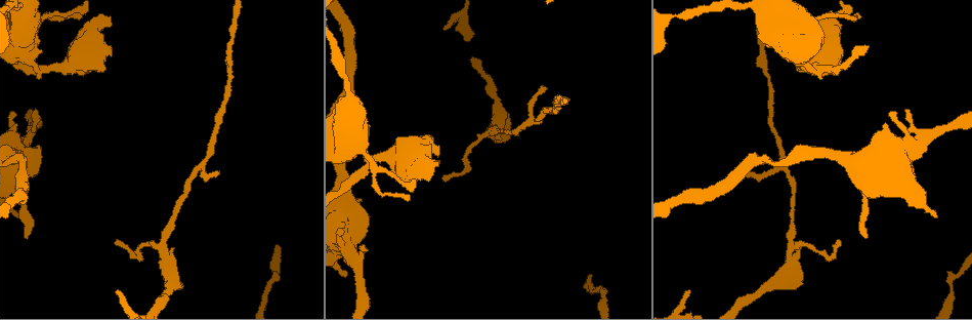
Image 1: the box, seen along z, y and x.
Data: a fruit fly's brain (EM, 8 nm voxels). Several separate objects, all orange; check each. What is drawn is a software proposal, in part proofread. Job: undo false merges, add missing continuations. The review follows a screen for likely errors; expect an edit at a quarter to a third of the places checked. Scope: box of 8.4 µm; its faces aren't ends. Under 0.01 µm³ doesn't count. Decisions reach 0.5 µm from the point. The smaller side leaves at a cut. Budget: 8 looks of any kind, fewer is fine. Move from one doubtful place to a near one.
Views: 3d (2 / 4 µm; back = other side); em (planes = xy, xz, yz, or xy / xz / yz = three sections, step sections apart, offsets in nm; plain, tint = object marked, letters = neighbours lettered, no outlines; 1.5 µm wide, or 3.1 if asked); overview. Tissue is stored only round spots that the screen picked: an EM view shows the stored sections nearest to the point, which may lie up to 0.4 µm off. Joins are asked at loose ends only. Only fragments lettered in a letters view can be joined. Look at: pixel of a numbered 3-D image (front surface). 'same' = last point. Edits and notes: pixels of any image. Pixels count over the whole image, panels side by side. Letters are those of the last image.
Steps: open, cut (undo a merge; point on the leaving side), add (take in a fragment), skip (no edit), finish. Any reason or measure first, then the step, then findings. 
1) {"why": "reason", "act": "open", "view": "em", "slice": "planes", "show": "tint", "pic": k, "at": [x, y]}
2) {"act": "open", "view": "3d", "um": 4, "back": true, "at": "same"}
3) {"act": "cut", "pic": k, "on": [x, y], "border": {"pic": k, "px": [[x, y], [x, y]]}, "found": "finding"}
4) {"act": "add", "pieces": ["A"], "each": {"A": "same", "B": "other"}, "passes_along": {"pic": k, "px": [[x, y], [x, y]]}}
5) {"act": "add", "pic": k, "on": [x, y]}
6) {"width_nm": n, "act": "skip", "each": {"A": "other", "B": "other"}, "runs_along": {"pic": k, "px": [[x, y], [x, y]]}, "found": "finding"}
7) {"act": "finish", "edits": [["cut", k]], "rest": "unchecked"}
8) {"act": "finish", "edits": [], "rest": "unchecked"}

{"act": "open", "view": "3d", "um": 4, "pic": 1, "at": [866, 186]}

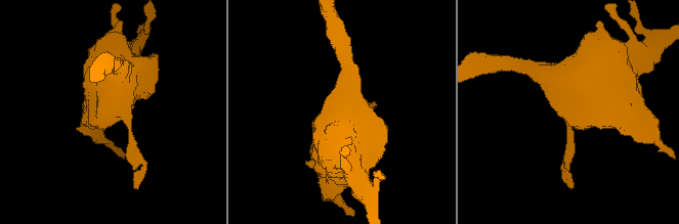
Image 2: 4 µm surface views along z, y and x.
{"why": "need the tissue", "act": "open", "view": "em", "slice": "xz", "step": 4, "show": "tint", "pic": 2, "at": [570, 116]}

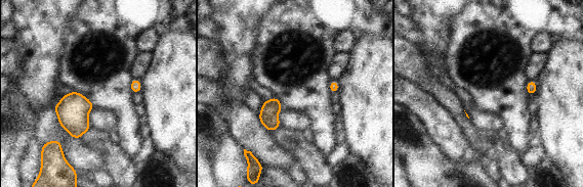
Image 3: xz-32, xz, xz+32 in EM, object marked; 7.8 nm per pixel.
{"why": "cut it another way", "act": "open", "view": "em", "slice": "planes", "show": "letters", "at": "same"}

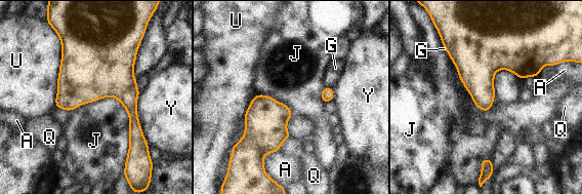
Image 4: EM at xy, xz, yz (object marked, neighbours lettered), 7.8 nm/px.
{"act": "skip", "each": {"A": "other", "G": "other", "J": "other", "Q": "other", "U": "other", "Y": "other"}, "border": {"pic": 4, "px": [[69, 111], [114, 96], [129, 150]]}, "found": "all the same cell"}

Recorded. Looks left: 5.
{"why": "sharp bend", "act": "open", "view": "em", "slice": "planes", "show": "letters", "pic": 1, "at": [44, 70]}

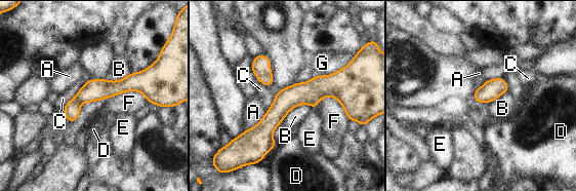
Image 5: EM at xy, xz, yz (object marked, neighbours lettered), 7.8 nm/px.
{"act": "cut", "pic": 5, "on": [92, 90], "each": {"A": "other", "B": "other", "C": "other", "D": "other", "E": "other", "F": "other", "G": "other"}, "found": "two cells meet here"}

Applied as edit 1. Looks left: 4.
{"why": "redraw", "act": "open", "view": "overview"}

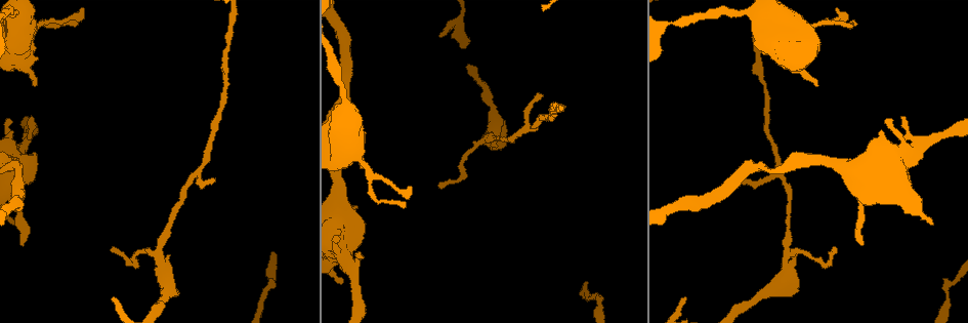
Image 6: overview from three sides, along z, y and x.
{"why": "thick turns thin", "act": "open", "view": "em", "slice": "planes", "show": "letters", "pic": 6, "at": [151, 253]}

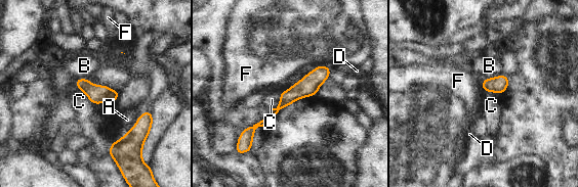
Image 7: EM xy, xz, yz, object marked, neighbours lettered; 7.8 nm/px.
{"act": "skip", "each": {"A": "other", "B": "other", "C": "other", "D": "other", "F": "other"}, "runs_along": {"pic": 7, "px": [[327, 69], [244, 134]]}, "found": "continuous, no second cell"}

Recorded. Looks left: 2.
{"act": "finish", "edits": [["cut", 5]], "rest": "unchecked"}

